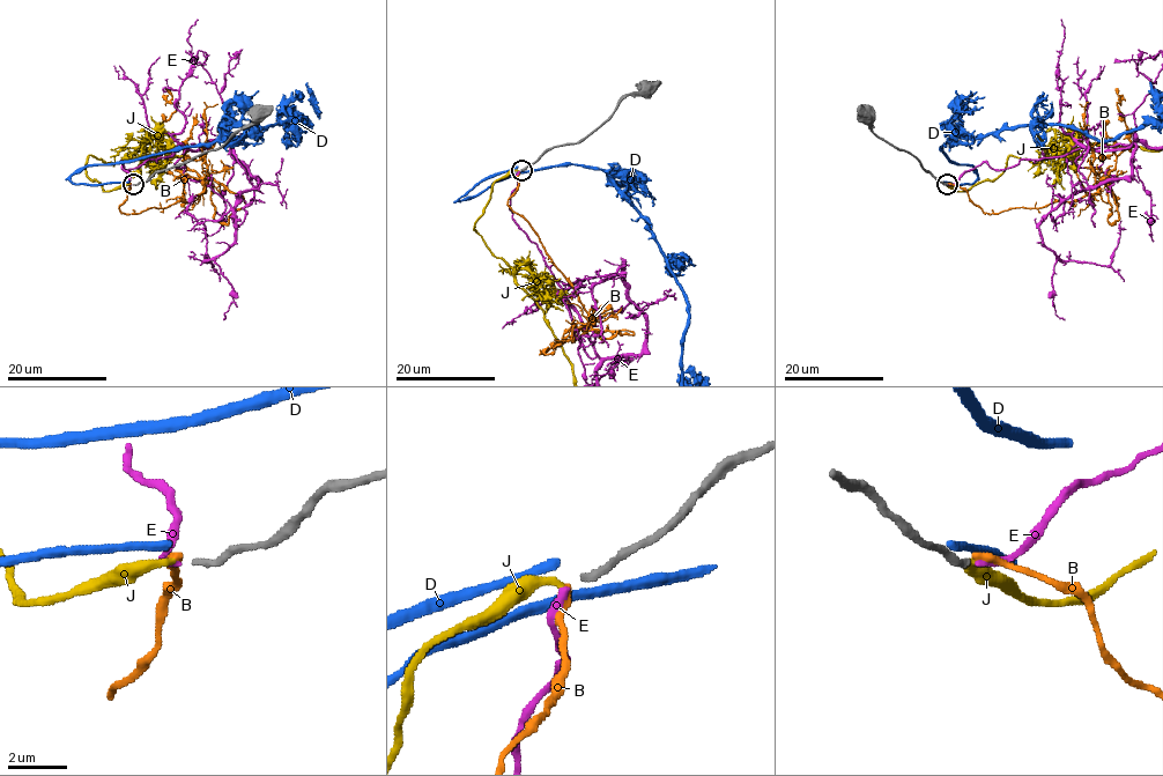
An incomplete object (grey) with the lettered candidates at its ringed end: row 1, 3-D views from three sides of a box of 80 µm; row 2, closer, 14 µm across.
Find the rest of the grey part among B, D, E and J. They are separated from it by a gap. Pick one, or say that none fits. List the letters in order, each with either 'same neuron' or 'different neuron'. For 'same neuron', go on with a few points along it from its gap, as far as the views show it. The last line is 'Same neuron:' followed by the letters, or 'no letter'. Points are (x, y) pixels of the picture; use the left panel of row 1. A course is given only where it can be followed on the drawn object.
B: different neuron
D: different neuron
E: different neuron
J: same neuron
Same neuron: J

